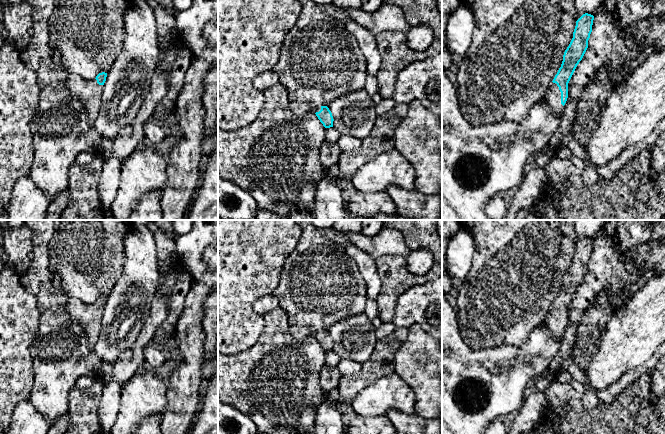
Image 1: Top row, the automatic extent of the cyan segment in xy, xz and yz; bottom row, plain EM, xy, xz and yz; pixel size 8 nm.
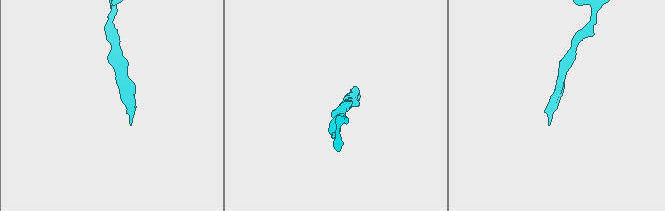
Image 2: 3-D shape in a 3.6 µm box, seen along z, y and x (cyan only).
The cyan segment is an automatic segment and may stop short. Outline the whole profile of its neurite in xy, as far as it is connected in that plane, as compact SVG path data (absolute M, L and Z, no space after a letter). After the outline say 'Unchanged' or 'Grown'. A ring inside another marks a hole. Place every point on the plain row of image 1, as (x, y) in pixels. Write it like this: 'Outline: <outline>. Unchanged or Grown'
Outline: M102 296L92 304L77 301L70 301L67 304L67 312L83 328L91 348L94 348L100 334L106 301L107 297Z. Grown

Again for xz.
Outline: M290 327L290 333L297 339L315 337L325 352L333 351L333 340L327 330L312 330L303 327Z. Grown

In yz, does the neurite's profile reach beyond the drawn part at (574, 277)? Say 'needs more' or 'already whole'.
needs more

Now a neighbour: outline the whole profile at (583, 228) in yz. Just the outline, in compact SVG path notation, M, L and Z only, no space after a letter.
M576 220L575 244L577 245L585 237L595 240L606 221L607 220Z

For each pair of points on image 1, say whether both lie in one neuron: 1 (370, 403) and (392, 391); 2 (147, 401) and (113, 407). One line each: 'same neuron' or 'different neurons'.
1: same neuron
2: different neurons

